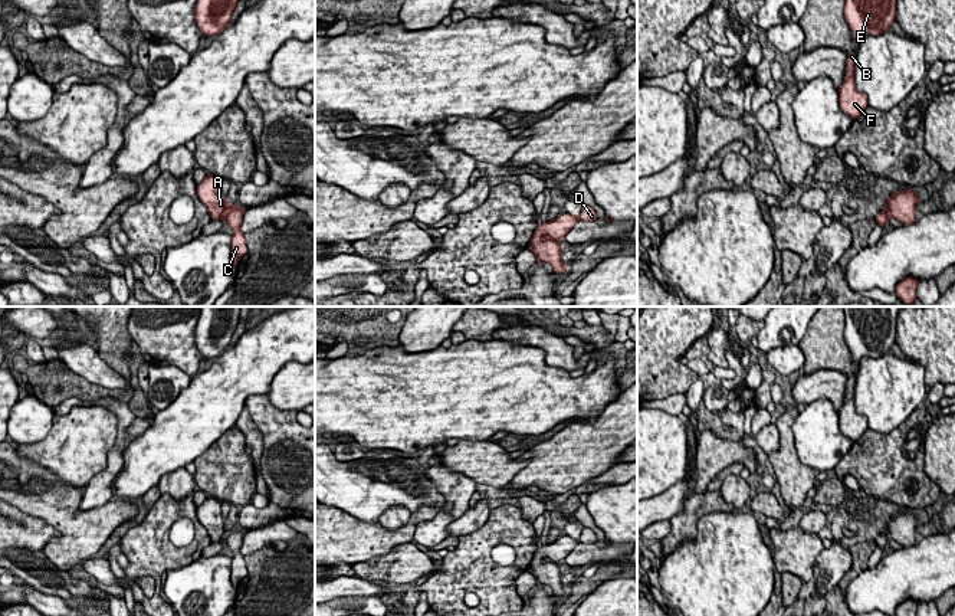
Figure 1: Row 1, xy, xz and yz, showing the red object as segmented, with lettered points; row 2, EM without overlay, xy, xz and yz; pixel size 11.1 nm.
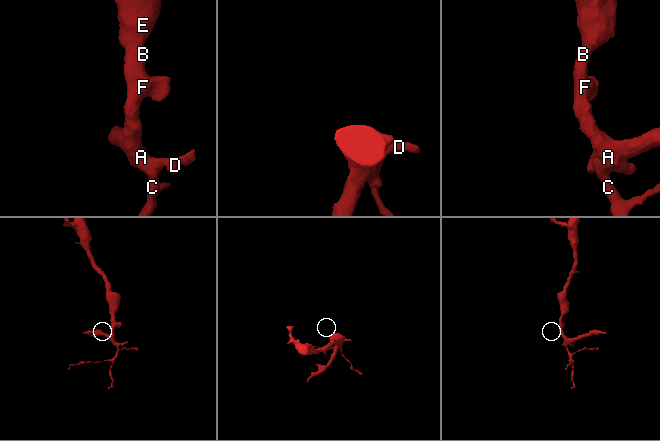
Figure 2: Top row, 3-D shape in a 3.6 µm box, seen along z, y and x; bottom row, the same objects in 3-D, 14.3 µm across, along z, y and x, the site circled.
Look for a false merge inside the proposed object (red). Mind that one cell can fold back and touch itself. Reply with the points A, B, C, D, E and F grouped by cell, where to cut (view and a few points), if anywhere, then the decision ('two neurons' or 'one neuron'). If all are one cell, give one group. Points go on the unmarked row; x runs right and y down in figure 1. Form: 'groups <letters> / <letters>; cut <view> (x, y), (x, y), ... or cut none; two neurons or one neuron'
groups A B C D E F; cut none; one neuron

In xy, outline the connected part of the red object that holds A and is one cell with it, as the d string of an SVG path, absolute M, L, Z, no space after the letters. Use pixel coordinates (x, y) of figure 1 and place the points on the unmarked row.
M207 497L197 507L197 518L206 528L211 543L221 541L232 550L232 583L237 589L240 580L247 574L245 556L240 553L245 531L239 527L229 527L221 517L221 502L213 497Z

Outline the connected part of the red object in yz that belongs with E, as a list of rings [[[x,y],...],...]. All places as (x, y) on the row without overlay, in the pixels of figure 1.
[[[843,307],[844,341],[859,368],[863,357],[877,358],[896,343],[899,307]]]

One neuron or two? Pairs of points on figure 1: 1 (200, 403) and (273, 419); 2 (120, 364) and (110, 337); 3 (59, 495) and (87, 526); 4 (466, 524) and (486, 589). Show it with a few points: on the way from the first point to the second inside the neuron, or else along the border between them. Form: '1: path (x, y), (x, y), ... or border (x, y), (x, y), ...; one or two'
1: border (266, 393), (253, 393), (243, 405); two
2: path (118, 357), (114, 344); one
3: path (64, 503), (79, 518); one
4: border (491, 510), (482, 526), (458, 537); two

